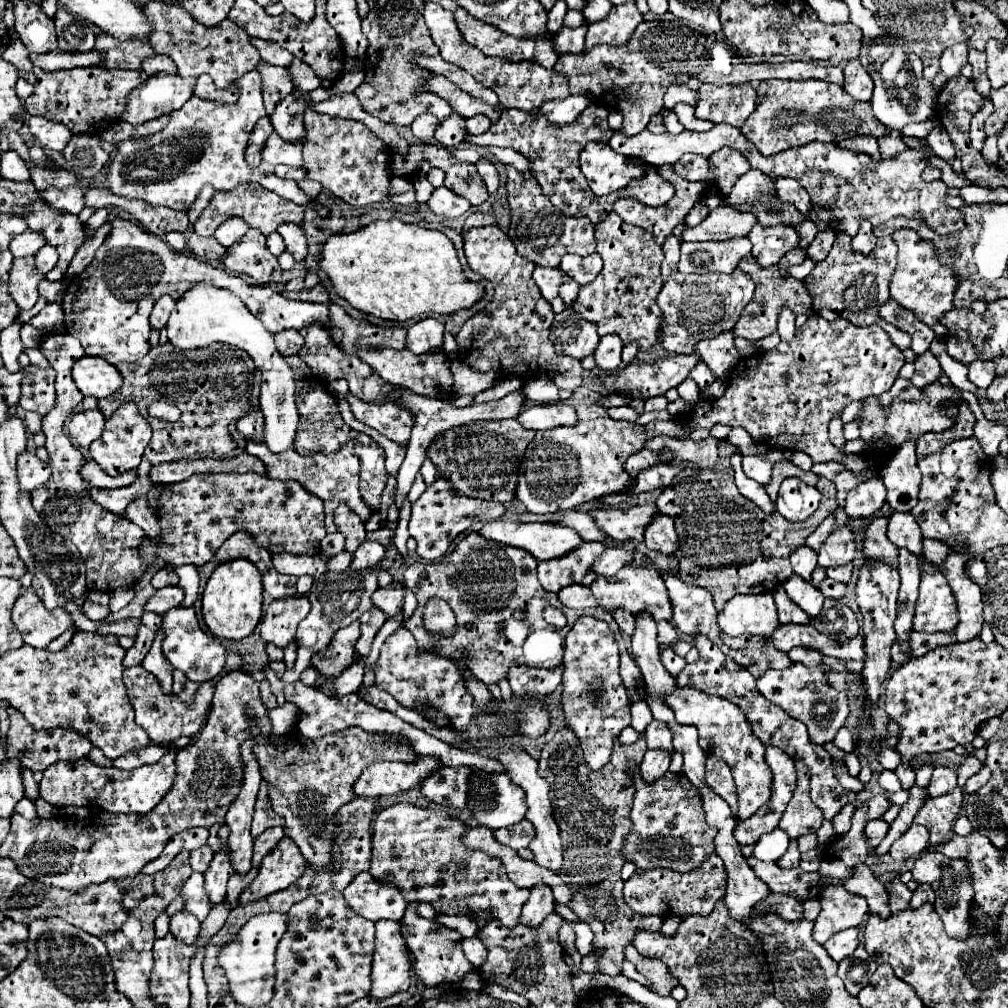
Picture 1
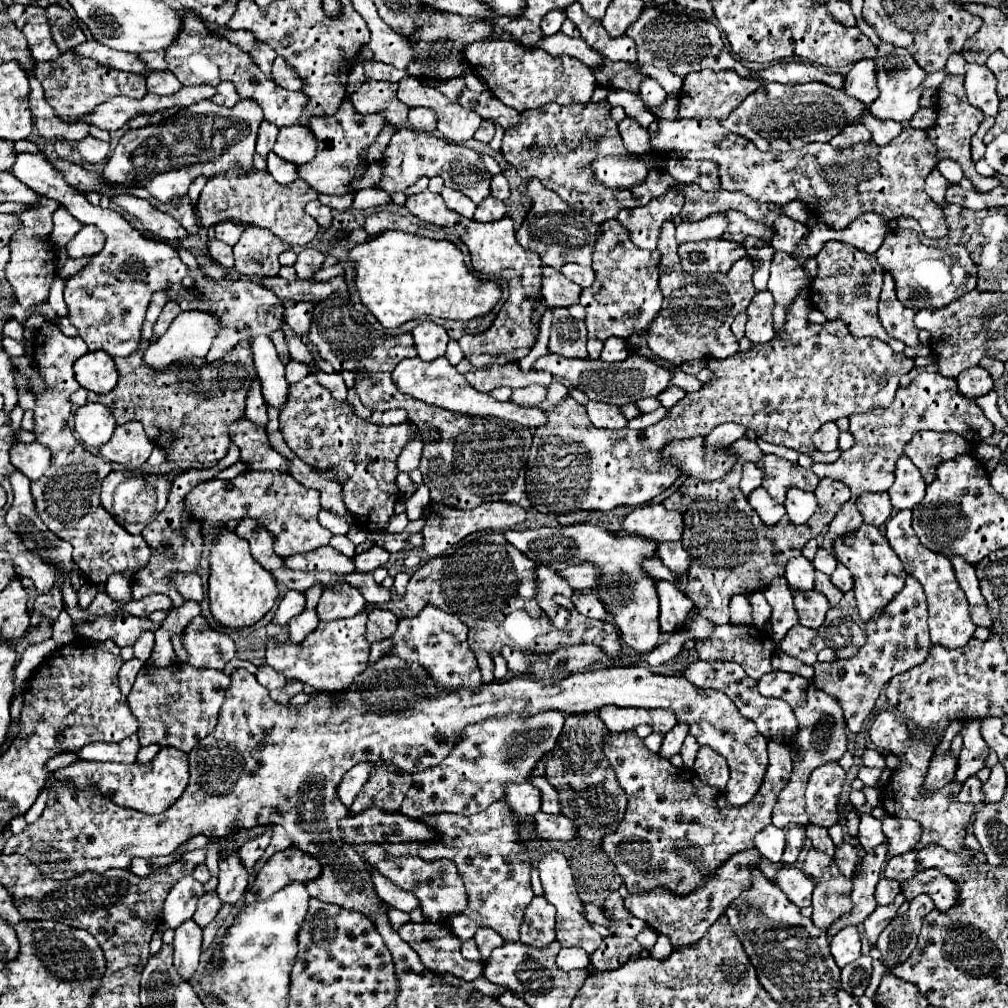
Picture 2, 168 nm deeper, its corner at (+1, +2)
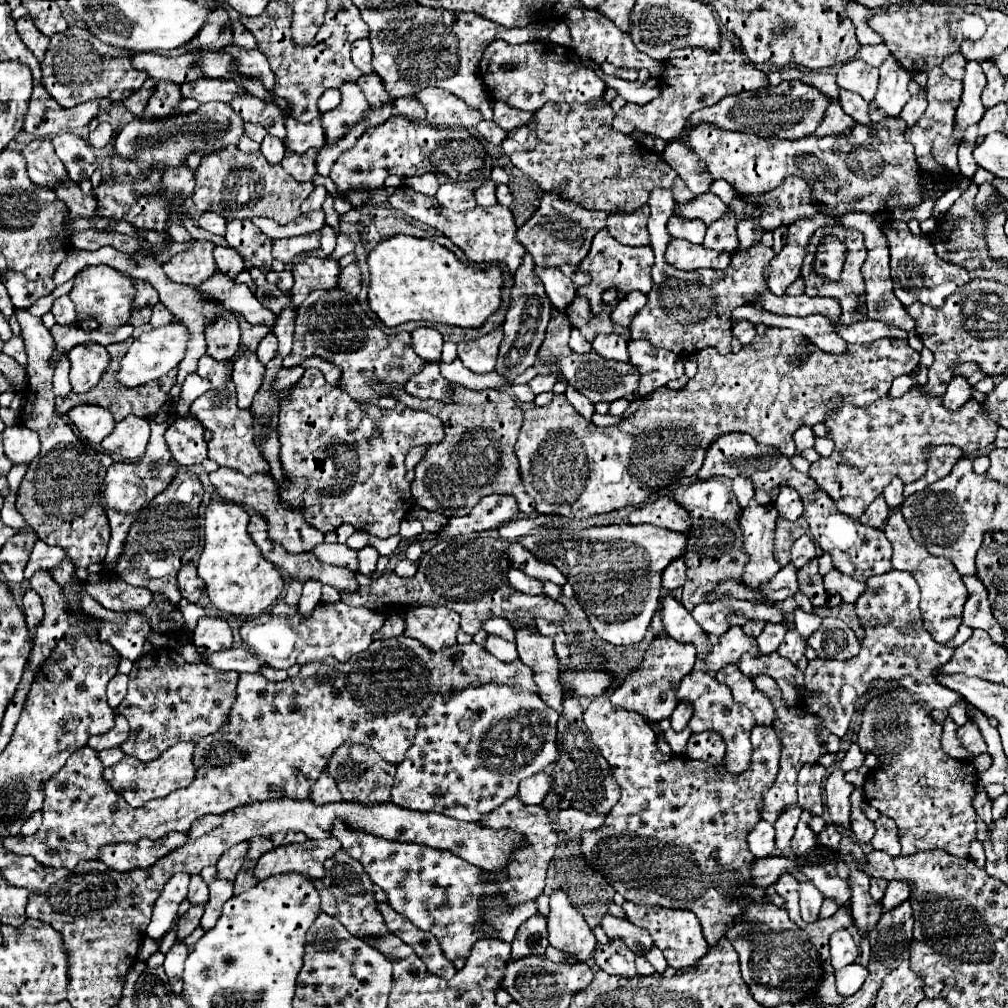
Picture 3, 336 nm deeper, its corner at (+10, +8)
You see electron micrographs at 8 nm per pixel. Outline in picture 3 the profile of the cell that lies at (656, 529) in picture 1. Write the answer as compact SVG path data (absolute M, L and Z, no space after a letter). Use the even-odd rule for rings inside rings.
M679 557L677 561L671 561L671 565L667 565L667 569L663 571L661 579L663 579L663 587L667 591L673 591L677 587L681 587L685 583L685 561L683 557Z

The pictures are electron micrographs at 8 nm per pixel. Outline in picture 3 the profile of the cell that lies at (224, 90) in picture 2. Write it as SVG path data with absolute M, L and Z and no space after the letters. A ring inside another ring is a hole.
M235 95L231 99L231 107L245 123L259 123L267 129L269 135L285 139L283 129L283 111L277 109L277 105L265 105L253 95Z

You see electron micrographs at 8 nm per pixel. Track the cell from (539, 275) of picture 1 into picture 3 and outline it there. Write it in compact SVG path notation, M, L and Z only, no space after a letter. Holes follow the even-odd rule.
M535 267L535 275L543 281L545 293L555 309L565 311L575 299L575 285L557 267Z

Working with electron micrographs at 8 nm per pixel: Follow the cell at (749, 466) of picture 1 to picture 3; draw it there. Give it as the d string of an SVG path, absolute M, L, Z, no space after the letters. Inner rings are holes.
M735 477L731 489L733 489L733 493L735 493L735 497L737 497L737 501L739 501L741 507L747 507L747 503L755 495L755 489L753 489L751 481L747 481L747 477Z

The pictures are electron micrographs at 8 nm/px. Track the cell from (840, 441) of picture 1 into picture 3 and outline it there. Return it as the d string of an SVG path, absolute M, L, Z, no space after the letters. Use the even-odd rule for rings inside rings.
M801 427L793 433L793 439L795 439L795 445L797 445L797 451L803 451L803 449L809 449L815 445L815 433L811 427Z

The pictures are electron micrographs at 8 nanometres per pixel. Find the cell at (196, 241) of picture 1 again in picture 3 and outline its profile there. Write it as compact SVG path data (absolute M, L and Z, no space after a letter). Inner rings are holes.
M215 247L213 257L215 257L217 267L219 267L223 273L231 275L231 277L235 277L237 273L241 273L241 271L245 269L243 259L241 259L241 255L239 255L235 249L229 249L229 247Z

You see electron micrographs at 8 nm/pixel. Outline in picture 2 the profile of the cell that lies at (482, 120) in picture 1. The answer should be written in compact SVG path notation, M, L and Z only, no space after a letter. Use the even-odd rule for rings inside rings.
M482 121L482 125L478 127L474 139L482 141L482 143L490 143L494 137L494 123L492 121Z

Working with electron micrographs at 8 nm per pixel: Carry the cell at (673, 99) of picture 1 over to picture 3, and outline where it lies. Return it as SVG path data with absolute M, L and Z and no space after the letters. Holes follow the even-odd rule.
M573 7L567 11L567 17L563 17L563 21L569 25L571 29L571 49L581 55L581 57L589 57L595 63L613 63L615 67L623 67L623 69L643 69L647 67L651 77L659 79L663 75L663 63L647 57L645 53L637 51L637 47L633 45L629 33L623 33L619 27L611 25L611 21L607 21L607 17L603 17L599 11L595 9L585 9L585 7Z

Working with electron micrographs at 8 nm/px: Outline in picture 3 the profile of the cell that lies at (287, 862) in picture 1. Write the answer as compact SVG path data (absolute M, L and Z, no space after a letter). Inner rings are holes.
M335 837L325 841L305 841L271 849L259 857L255 865L255 879L263 881L271 875L279 875L285 871L295 871L319 879L325 875L323 861L329 859L339 849L341 845L339 841L335 841Z

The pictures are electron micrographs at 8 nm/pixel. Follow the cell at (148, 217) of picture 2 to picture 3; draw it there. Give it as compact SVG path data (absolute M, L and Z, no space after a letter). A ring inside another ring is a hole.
M169 221L169 223L167 223L167 233L169 233L171 239L177 241L177 243L185 243L185 241L191 239L191 235L185 231L185 227L179 225L179 223L175 223L175 221Z

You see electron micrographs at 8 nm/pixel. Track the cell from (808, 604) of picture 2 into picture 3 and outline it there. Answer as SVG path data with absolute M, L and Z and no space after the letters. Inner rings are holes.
M797 607L797 609L793 611L793 625L795 625L795 629L801 633L801 637L807 639L813 631L819 629L821 617L819 617L817 613L807 613L807 611L803 611L801 607Z

